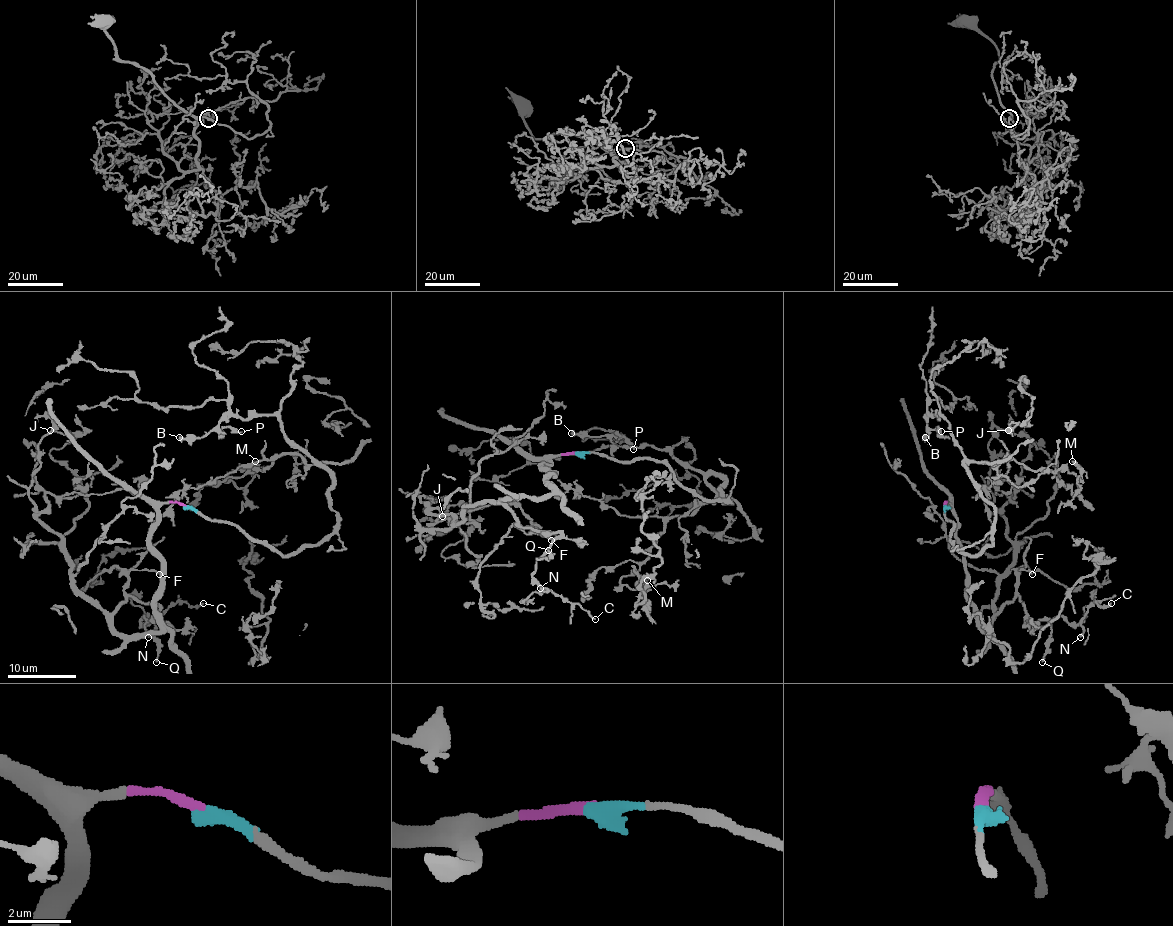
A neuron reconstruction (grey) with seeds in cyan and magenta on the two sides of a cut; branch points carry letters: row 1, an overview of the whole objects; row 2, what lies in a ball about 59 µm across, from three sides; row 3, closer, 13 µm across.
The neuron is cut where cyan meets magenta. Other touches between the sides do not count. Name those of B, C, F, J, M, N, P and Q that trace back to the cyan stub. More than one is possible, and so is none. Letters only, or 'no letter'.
B, M, P

